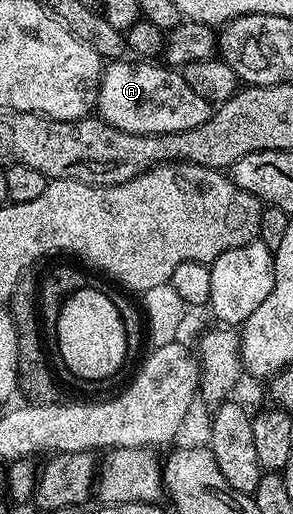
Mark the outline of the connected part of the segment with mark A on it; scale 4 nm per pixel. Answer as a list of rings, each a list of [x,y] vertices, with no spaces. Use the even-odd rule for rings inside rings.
[[[117,58],[104,65],[95,108],[105,123],[130,134],[148,136],[191,130],[207,122],[211,111],[209,101],[187,86],[180,71],[161,62],[134,62],[129,58]]]

